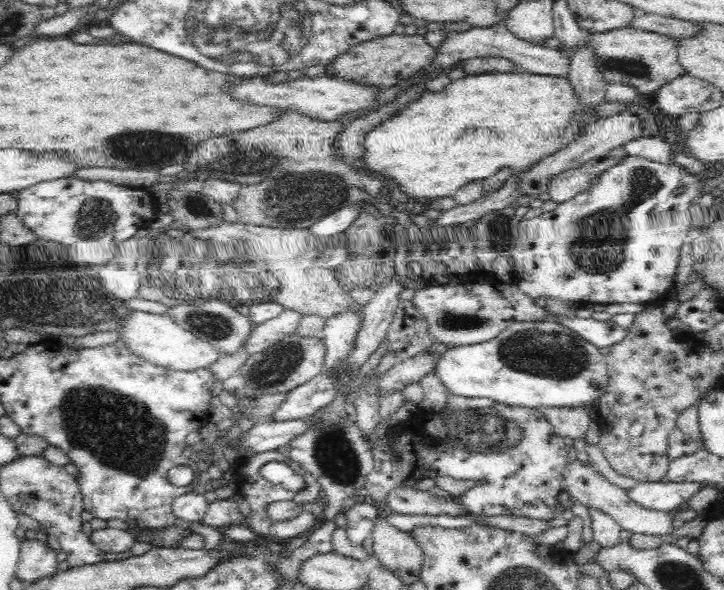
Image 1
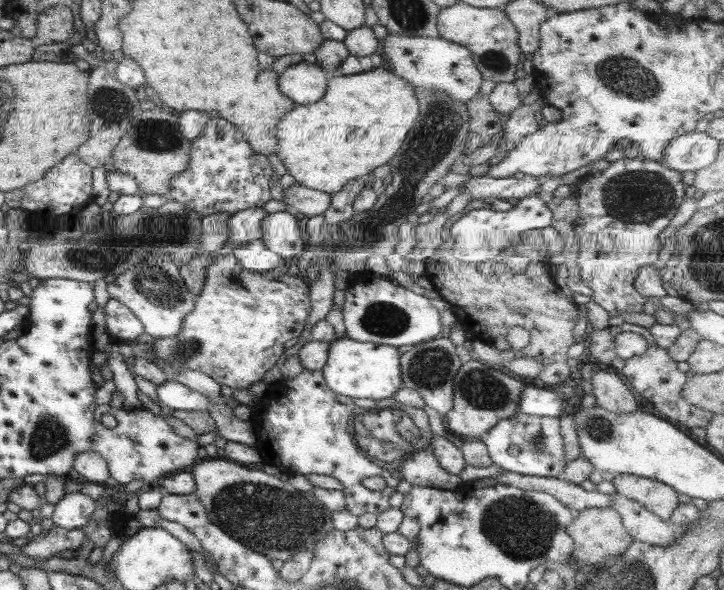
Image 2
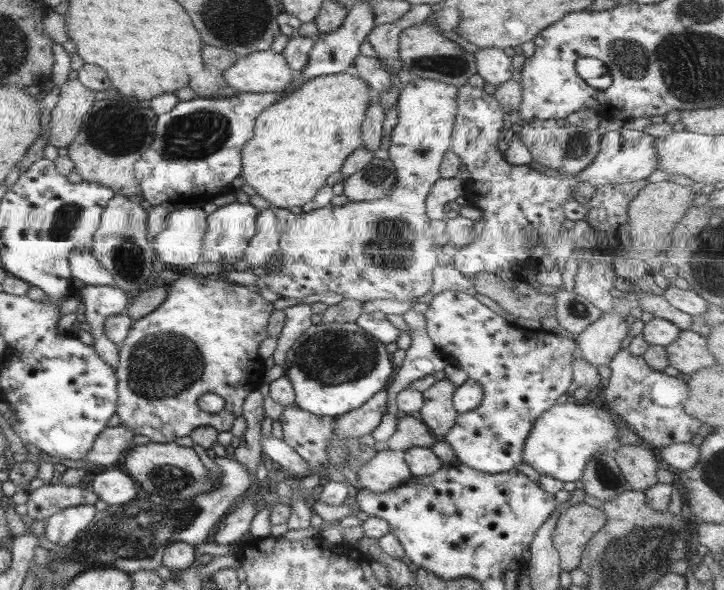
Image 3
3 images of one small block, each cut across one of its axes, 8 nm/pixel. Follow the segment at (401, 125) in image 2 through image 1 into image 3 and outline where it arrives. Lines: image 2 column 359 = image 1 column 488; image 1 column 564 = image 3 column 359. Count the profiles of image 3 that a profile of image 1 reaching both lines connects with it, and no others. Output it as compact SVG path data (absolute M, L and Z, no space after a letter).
M352 71L319 76L301 83L291 94L261 110L255 117L253 136L240 152L239 178L265 198L271 208L301 207L311 201L327 176L340 170L346 156L362 144L360 126L373 92Z

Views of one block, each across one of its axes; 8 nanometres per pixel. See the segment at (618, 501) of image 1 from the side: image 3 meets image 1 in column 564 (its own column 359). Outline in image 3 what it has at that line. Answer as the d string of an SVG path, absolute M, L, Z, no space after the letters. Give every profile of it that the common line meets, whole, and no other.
M384 449L357 470L357 490L379 494L403 486L409 478L402 454Z

